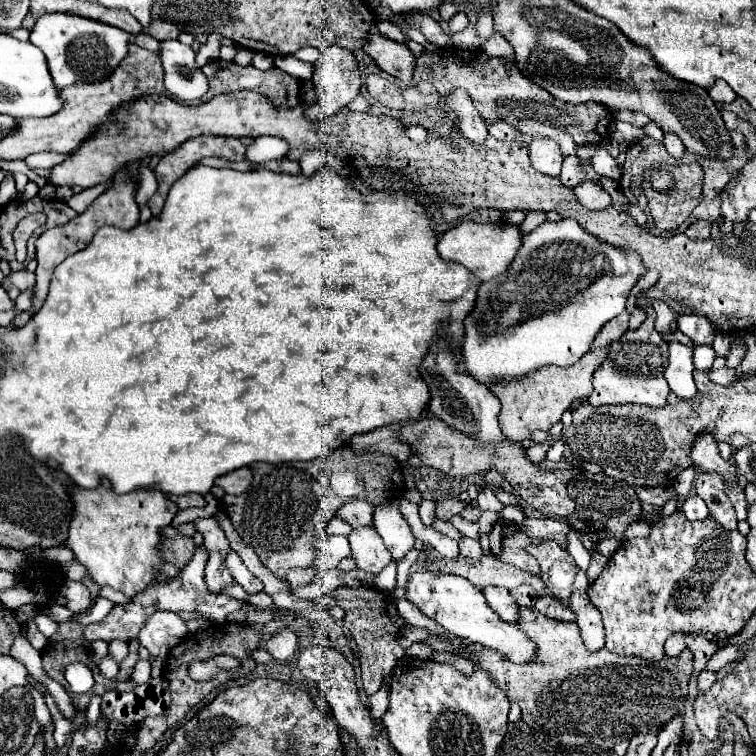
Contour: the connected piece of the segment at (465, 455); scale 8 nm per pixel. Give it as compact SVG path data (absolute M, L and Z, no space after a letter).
M423 417L413 423L401 425L397 433L397 441L405 443L411 447L411 451L419 457L419 461L427 467L437 469L439 473L447 477L465 477L465 475L475 475L483 471L497 471L501 473L509 485L515 489L515 493L541 511L545 517L557 517L557 519L567 519L571 513L575 513L576 504L567 498L567 483L569 479L579 473L579 469L557 469L557 471L541 471L539 465L531 463L525 459L525 451L521 449L519 443L503 441L499 445L483 445L483 441L475 441L467 437L465 433L459 433L445 425L443 421L435 417Z

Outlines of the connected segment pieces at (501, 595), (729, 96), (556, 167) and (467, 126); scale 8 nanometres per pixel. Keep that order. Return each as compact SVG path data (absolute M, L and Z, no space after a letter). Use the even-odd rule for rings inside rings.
M489 585L483 589L483 595L485 595L487 605L491 605L491 609L495 613L499 613L499 617L503 617L503 621L515 623L515 619L519 615L519 605L515 603L515 597L507 589Z
M717 79L715 85L709 89L709 97L711 97L715 103L731 103L737 95L735 95L735 91L733 91L723 79Z
M535 139L529 145L529 155L531 155L533 167L539 173L553 175L553 177L559 175L561 163L563 163L563 155L559 153L559 145L553 139Z
M453 91L447 95L447 107L457 115L459 119L459 129L461 133L475 145L483 143L483 137L487 137L487 125L485 119L479 115L479 111L475 109L475 105L471 103L471 99L467 97L465 91ZM455 93L463 93L461 99Z

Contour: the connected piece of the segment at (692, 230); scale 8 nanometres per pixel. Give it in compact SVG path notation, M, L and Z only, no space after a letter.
M695 221L695 223L685 231L685 235L687 235L689 239L699 239L699 241L703 241L703 239L709 239L711 228L712 223L710 221Z

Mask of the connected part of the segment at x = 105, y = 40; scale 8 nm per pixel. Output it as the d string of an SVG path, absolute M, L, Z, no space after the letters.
M73 13L41 15L31 29L31 43L45 53L57 89L69 87L79 81L95 83L109 77L113 69L121 63L121 59L127 55L127 41L129 33L125 33L123 29L101 21L91 21Z

